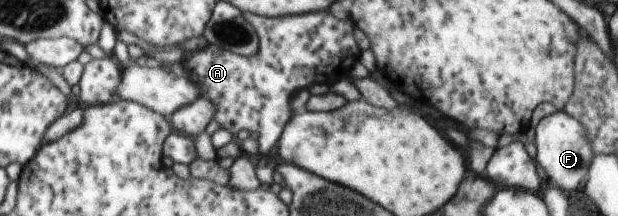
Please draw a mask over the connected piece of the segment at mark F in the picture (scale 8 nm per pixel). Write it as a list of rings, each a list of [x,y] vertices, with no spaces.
[[[556,110],[542,117],[533,131],[536,163],[545,171],[548,181],[552,181],[565,193],[574,194],[579,182],[586,179],[590,163],[594,159],[594,149],[587,140],[587,129],[565,111]]]

